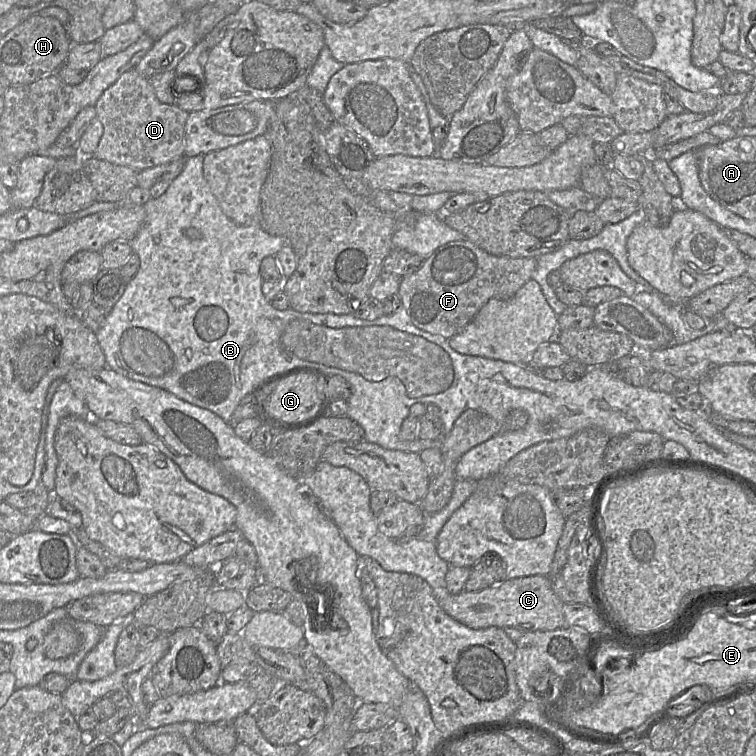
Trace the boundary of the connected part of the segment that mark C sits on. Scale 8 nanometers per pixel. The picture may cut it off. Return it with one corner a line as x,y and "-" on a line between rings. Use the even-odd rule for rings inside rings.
534,575
506,579
497,585
487,587
480,591
468,592
463,590
455,595
450,594
446,588
435,589
433,592
440,607
449,616
472,629
511,627
522,633
529,633
534,631
553,631
562,627
570,627
565,625
565,617
563,613
564,603
553,590
553,583
549,576

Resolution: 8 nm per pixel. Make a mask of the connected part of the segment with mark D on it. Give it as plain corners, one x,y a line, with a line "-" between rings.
136,69
123,73
96,102
103,135
92,156
142,171
184,156
185,125
189,112
159,101
149,78

